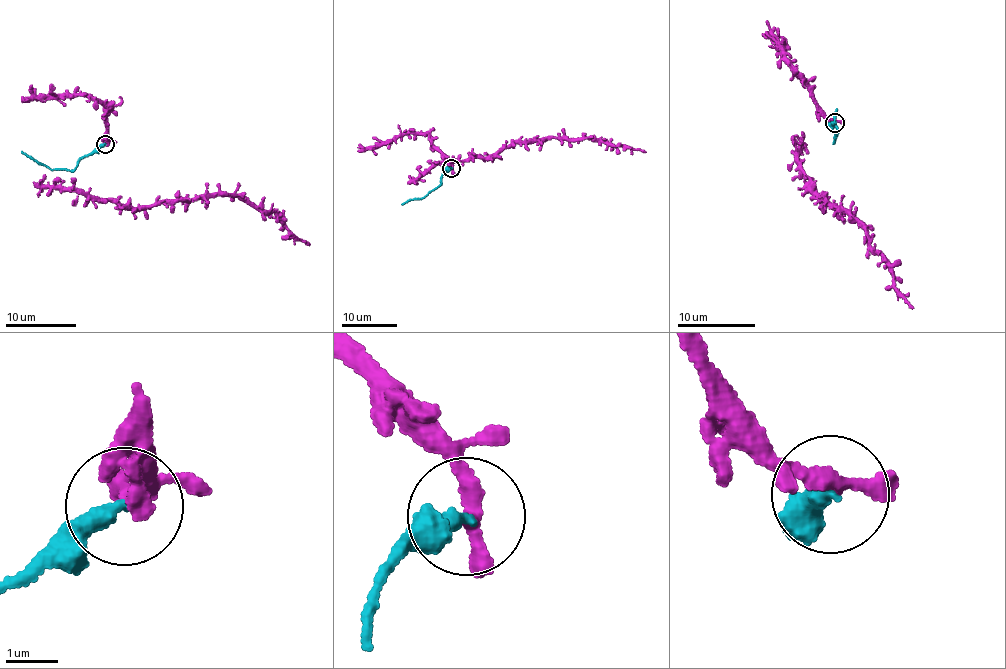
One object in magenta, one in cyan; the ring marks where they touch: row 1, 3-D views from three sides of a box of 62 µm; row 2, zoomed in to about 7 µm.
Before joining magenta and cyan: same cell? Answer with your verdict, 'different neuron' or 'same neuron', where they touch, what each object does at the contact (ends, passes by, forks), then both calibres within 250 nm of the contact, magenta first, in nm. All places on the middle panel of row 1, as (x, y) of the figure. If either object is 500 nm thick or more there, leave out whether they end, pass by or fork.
different neuron | (451, 168) | magenta ends | cyan ends | 360/320 nm

